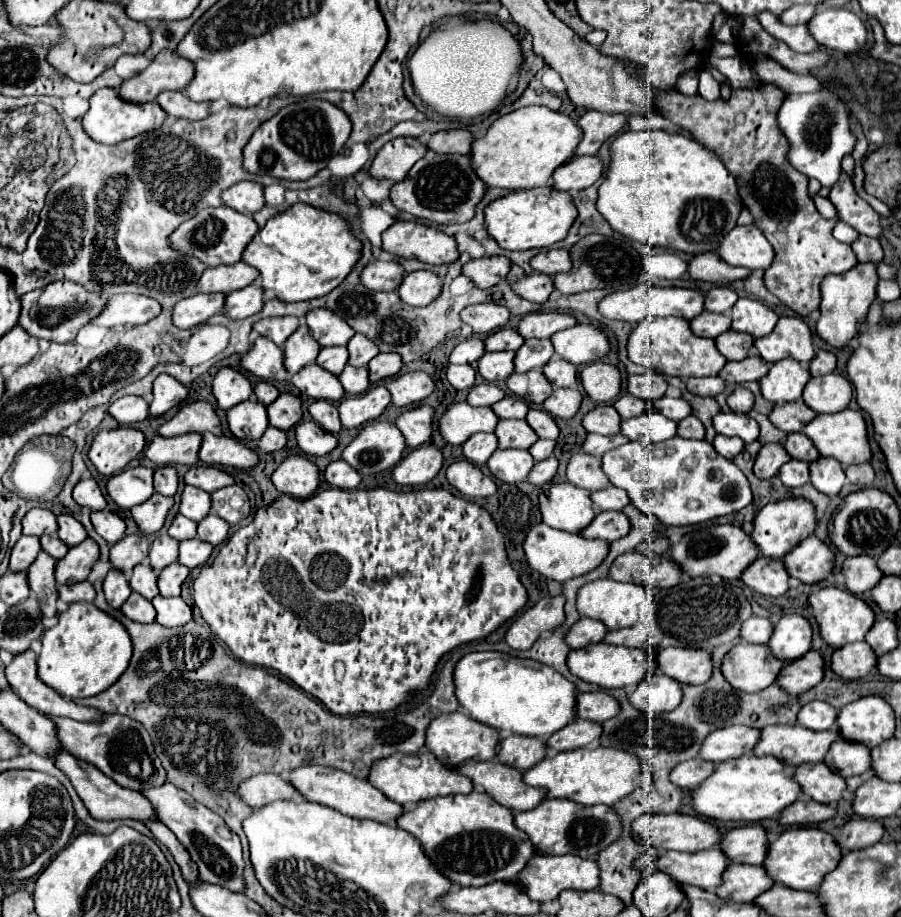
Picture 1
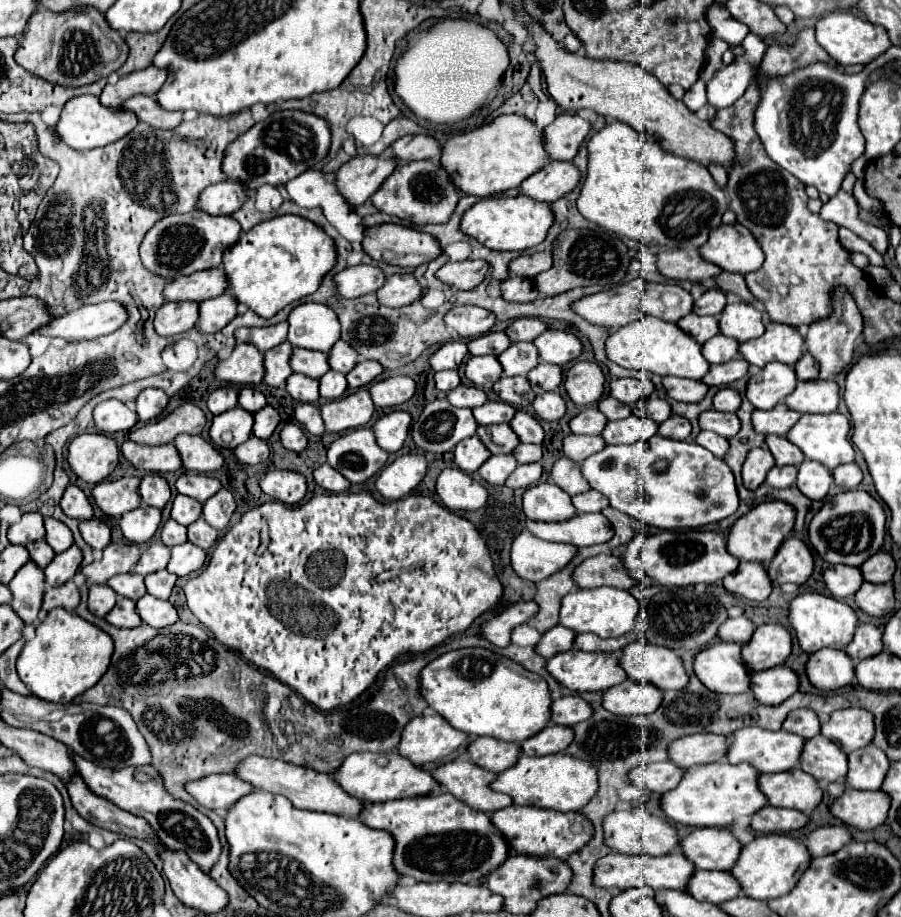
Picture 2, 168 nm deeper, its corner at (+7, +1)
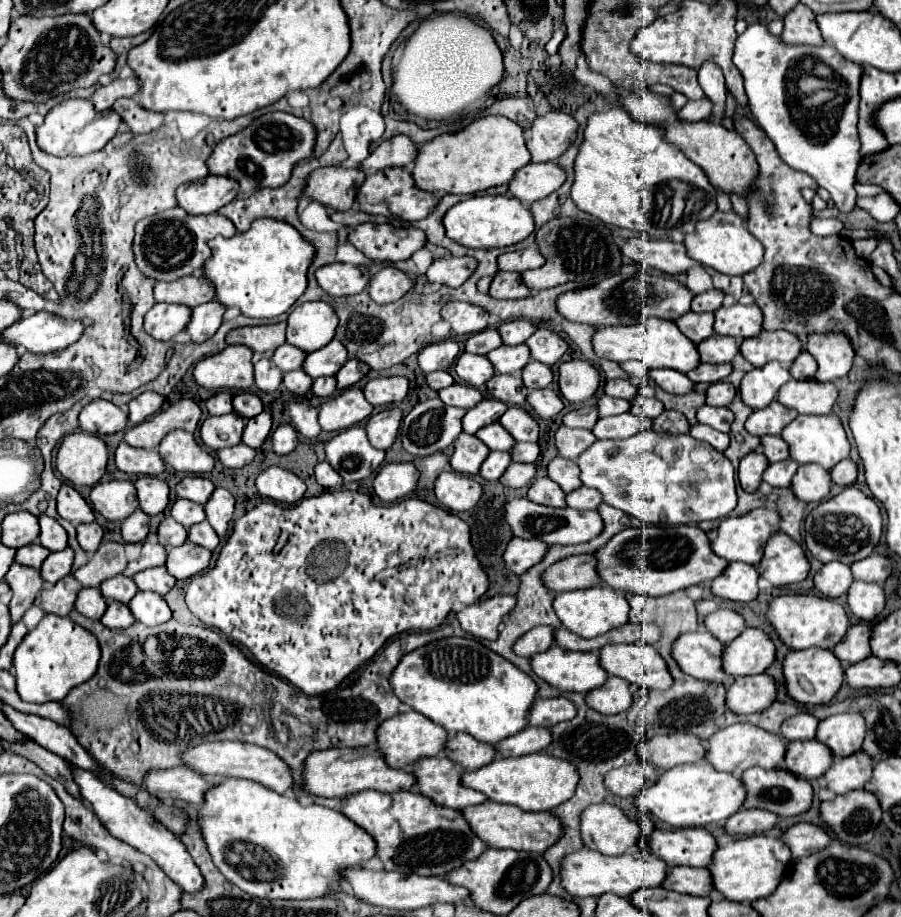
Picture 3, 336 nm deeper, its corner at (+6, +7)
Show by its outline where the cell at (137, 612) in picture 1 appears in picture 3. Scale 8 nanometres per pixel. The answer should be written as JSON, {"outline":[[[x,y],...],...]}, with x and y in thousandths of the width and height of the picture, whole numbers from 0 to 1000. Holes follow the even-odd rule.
{"outline":[[[122,656],[113,676],[111,676],[115,683],[120,685],[142,685],[151,678],[151,674],[147,672],[144,663],[140,659],[131,659],[131,656]]]}

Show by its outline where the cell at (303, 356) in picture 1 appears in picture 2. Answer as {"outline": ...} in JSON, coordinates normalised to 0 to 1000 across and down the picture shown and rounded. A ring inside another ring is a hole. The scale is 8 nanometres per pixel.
{"outline":[[[314,373],[312,377],[305,377],[303,382],[294,384],[294,419],[312,421],[325,408],[325,403],[321,403],[321,382],[325,382],[321,373]]]}

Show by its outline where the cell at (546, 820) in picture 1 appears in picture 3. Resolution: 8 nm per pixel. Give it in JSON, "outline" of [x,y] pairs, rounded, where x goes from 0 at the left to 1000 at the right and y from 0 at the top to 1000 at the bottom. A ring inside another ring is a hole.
{"outline":[[[537,875],[531,879],[522,879],[515,883],[517,894],[522,896],[524,905],[542,918],[544,925],[568,925],[568,927],[588,927],[588,929],[604,929],[624,912],[624,899],[619,899],[617,890],[610,885],[579,885],[579,881],[570,881],[564,877],[548,877]]]}

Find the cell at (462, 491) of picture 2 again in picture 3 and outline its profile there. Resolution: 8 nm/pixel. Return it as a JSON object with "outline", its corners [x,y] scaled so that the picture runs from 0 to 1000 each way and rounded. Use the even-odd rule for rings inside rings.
{"outline":[[[499,513],[486,519],[482,539],[495,556],[513,558],[531,550],[531,545],[535,543],[535,530],[526,521]]]}

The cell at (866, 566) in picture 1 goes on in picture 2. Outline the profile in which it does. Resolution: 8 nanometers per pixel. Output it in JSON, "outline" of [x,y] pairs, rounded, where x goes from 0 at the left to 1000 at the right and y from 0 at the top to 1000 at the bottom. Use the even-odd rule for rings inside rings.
{"outline":[[[933,615],[920,617],[913,624],[913,632],[916,632],[916,639],[922,646],[922,650],[929,652],[929,654],[947,650],[956,641],[956,637],[958,637],[953,619],[933,617]]]}

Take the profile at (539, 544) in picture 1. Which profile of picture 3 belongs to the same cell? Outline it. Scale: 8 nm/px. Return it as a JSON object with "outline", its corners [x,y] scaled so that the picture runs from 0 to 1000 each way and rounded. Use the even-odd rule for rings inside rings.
{"outline":[[[568,587],[564,591],[564,598],[559,602],[559,613],[562,619],[568,622],[570,626],[579,626],[588,622],[593,615],[602,611],[602,606],[608,602],[608,593],[602,593],[602,589],[579,589],[579,587]]]}

